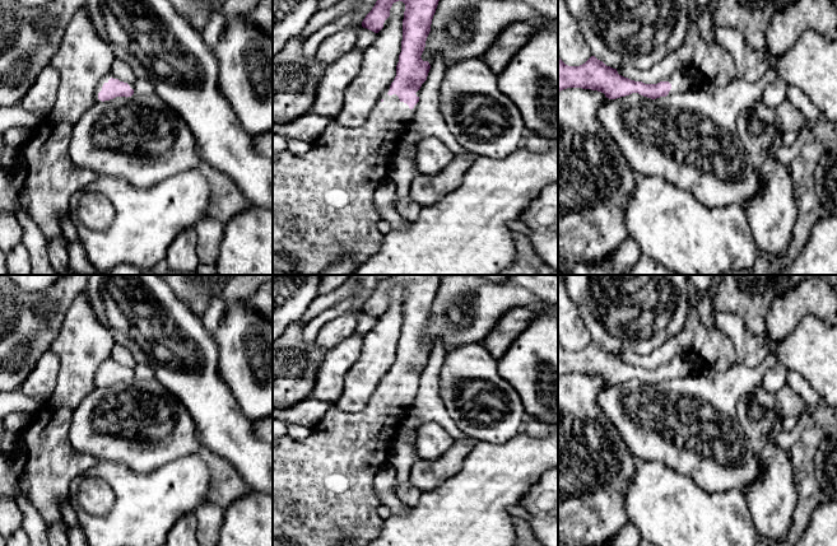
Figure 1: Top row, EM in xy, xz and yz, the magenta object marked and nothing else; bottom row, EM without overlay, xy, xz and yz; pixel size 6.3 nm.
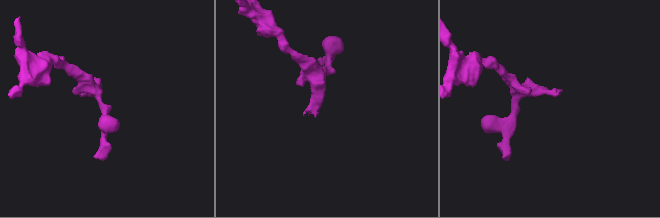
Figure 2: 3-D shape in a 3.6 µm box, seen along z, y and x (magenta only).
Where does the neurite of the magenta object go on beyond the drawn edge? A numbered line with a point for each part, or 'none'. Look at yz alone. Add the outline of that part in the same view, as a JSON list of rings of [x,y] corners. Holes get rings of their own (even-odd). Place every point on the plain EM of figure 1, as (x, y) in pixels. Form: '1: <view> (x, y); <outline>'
1: yz (680, 365); [[[690,353],[689,355],[675,355],[668,364],[662,367],[669,367],[671,369],[671,374],[668,381],[673,381],[692,373],[697,373],[707,365],[702,358]]]

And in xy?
1: xy (98, 373); [[[110,358],[110,359],[107,359],[107,360],[98,368],[98,370],[96,372],[96,381],[94,381],[96,387],[102,387],[102,386],[98,384],[98,378],[102,375],[103,369],[104,369],[104,368],[108,368],[108,365],[110,365],[111,363],[117,364],[117,363],[115,363],[115,361]]]

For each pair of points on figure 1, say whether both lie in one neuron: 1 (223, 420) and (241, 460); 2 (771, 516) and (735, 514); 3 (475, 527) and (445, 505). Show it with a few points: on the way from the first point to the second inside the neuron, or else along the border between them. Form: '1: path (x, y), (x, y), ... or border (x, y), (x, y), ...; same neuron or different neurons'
1: path (229, 430), (241, 449); same neuron
2: border (743, 490), (751, 519), (757, 532); different neurons
3: path (468, 527), (452, 513); same neuron

